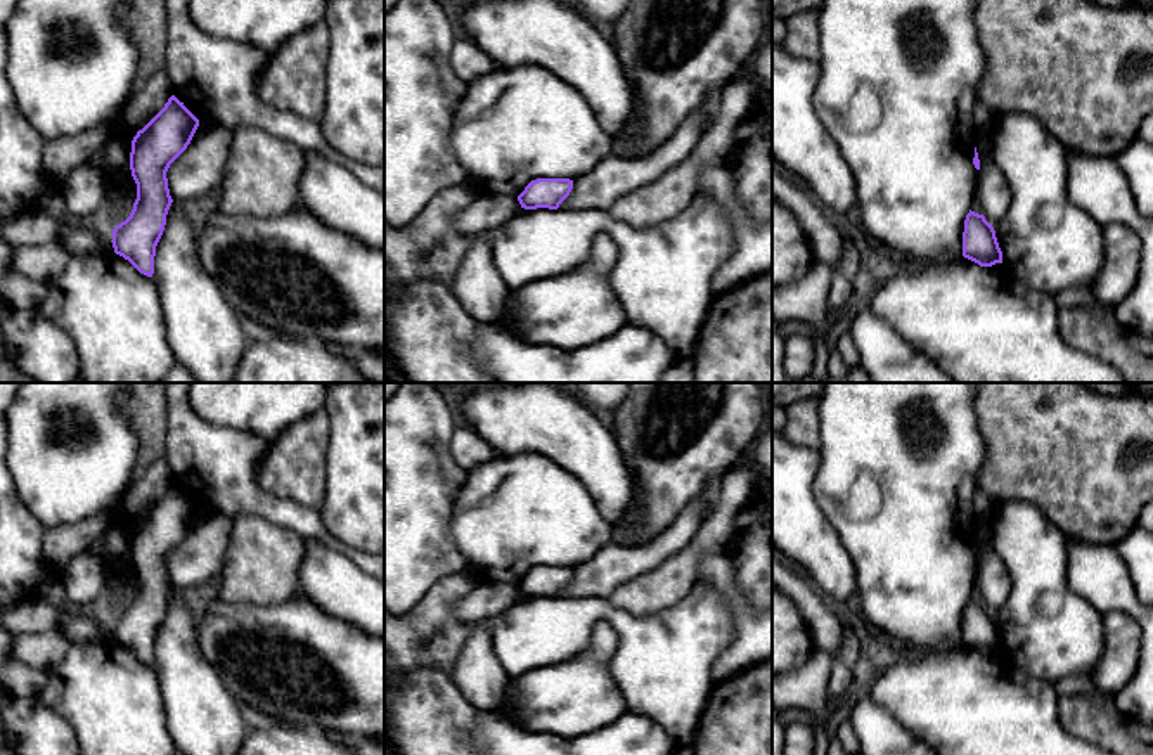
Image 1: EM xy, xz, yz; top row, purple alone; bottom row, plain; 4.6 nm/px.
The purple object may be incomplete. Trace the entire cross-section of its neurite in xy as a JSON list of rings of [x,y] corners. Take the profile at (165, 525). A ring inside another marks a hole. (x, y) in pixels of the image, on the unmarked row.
[[[175,483],[132,528],[130,558],[137,571],[137,587],[130,604],[114,615],[114,641],[128,648],[140,661],[152,665],[156,634],[173,590],[166,559],[187,537],[199,507]]]

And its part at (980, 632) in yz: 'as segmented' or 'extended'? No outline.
as segmented

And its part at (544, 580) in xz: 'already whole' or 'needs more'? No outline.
already whole

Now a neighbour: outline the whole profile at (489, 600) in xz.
[[[481,582],[469,596],[454,604],[454,615],[461,622],[474,623],[492,620],[519,603],[521,592],[506,582]]]

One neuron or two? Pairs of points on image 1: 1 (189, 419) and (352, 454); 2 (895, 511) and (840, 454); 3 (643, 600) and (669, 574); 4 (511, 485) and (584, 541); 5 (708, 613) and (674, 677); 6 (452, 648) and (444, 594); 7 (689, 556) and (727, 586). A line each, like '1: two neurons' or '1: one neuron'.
1: two neurons
2: one neuron
3: one neuron
4: one neuron
5: one neuron
6: one neuron
7: two neurons

